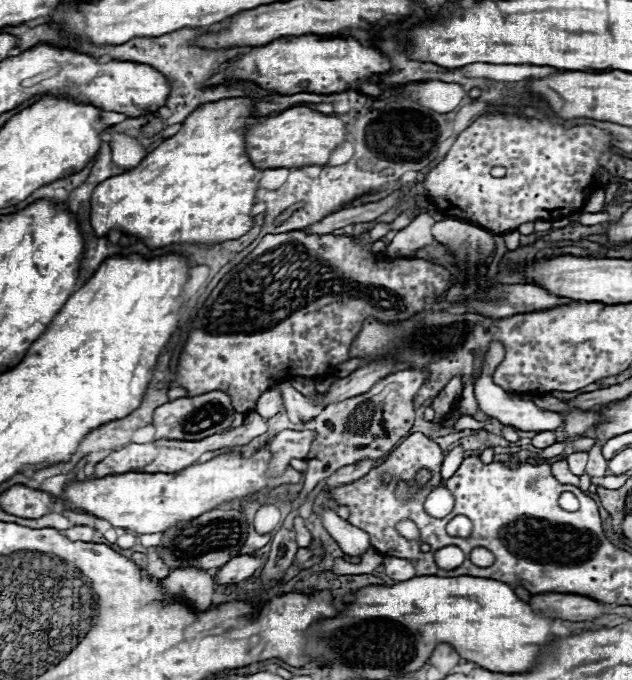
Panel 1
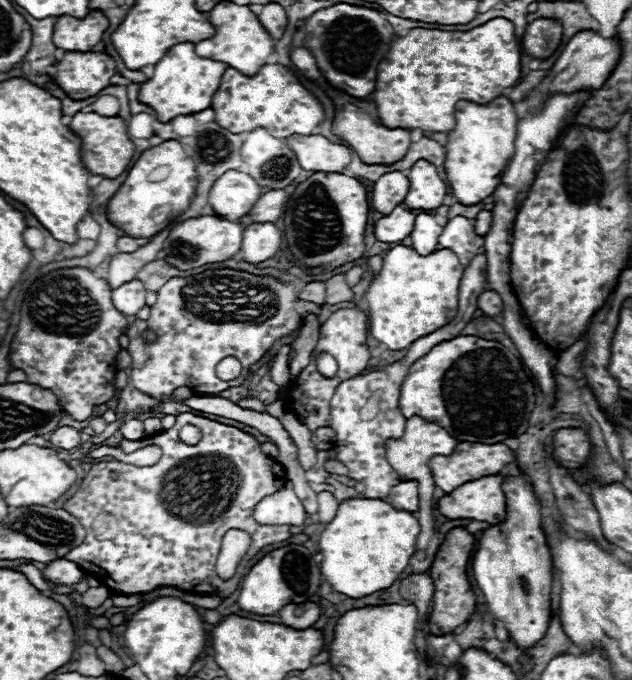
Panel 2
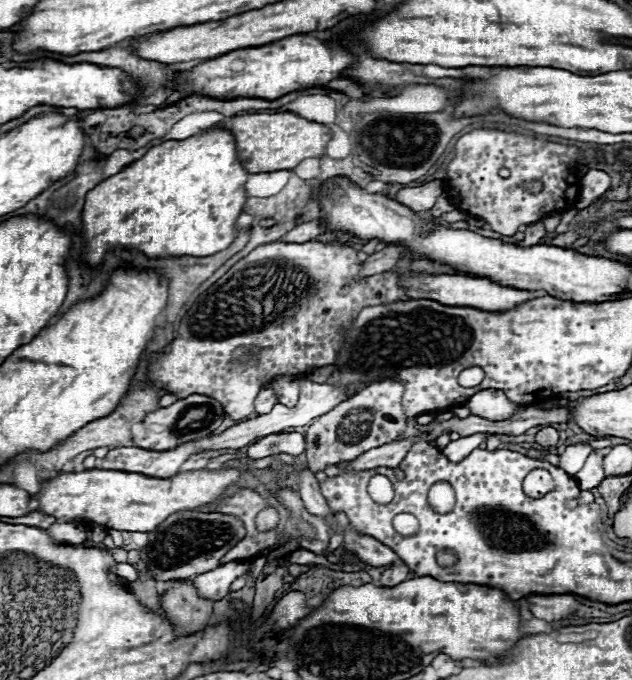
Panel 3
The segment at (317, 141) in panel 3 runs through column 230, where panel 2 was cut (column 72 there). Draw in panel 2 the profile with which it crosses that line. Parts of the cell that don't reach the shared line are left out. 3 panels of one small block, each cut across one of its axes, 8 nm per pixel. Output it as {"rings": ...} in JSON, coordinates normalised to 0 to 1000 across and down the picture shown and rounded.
{"rings":[[[123,165],[114,171],[114,179],[108,182],[108,188],[130,206],[130,241],[139,253],[158,256],[165,262],[184,262],[206,241],[209,226],[212,226],[212,212],[203,203],[199,179],[193,174],[187,171],[171,174],[152,165],[139,165],[139,168]]]}

